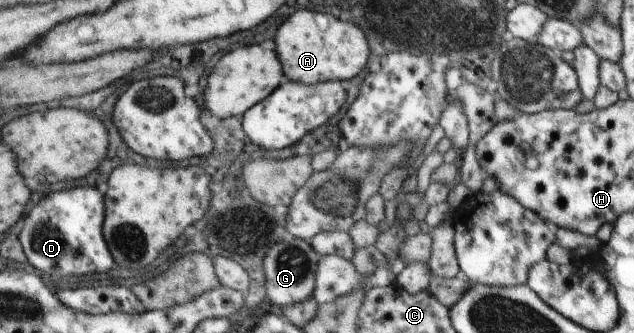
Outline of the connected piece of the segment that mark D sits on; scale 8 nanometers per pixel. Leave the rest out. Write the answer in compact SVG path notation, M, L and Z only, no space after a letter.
M77 187L53 193L43 203L39 203L25 219L21 243L31 264L44 273L53 273L59 277L107 273L115 267L115 257L114 254L111 255L103 237L103 219L105 197L99 193L99 189Z

